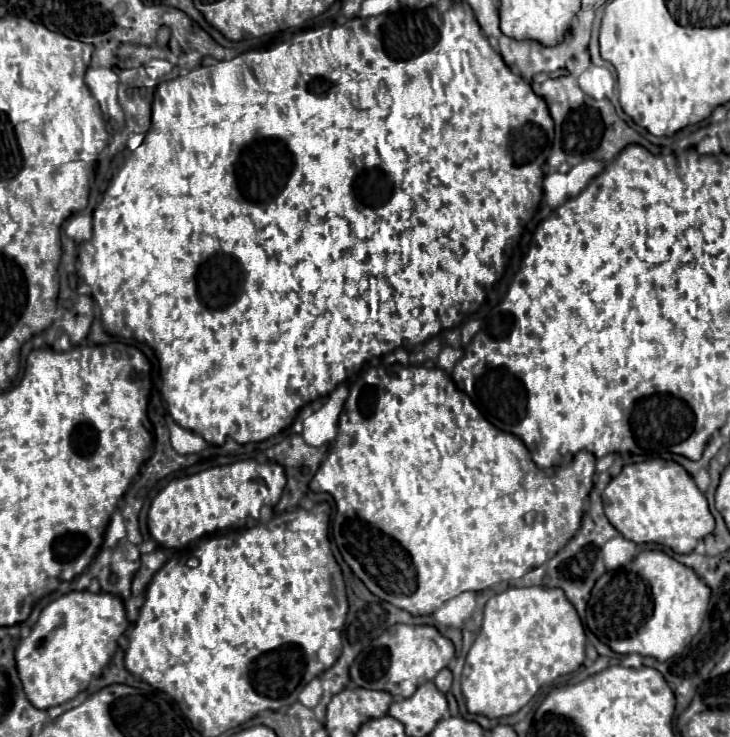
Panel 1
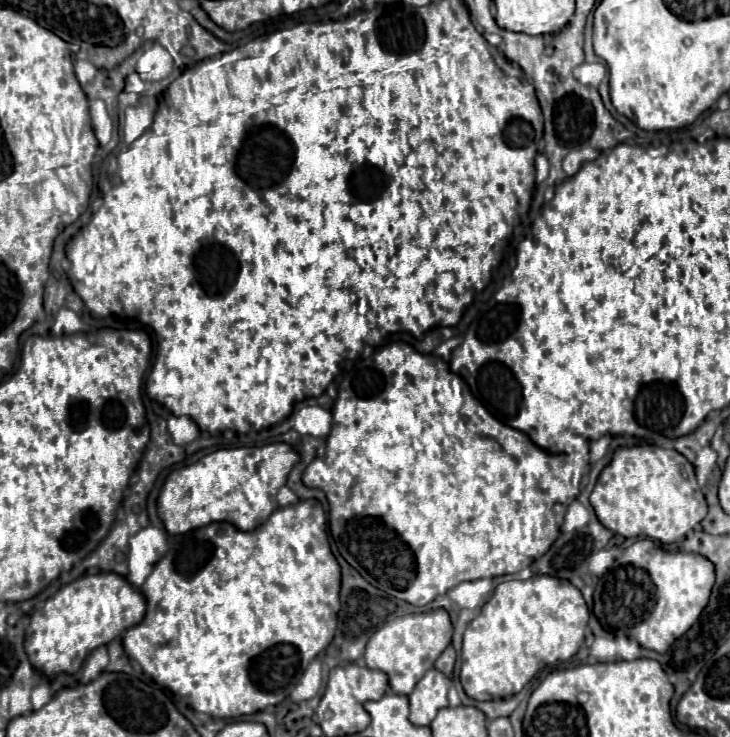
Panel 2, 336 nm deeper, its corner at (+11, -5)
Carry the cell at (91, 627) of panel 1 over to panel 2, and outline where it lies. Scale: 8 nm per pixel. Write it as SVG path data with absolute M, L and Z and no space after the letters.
M114 572L84 574L78 580L62 586L46 600L44 608L32 614L24 640L26 654L32 666L50 678L60 672L76 674L84 658L94 648L112 642L130 626L140 624L144 610L144 594L140 594L138 588L134 588L124 576Z

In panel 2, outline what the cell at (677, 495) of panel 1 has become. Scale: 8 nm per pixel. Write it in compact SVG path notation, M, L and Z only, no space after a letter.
M630 446L618 448L612 456L612 462L600 472L598 482L590 495L590 504L598 516L598 520L612 532L624 538L652 538L662 544L672 544L684 540L686 532L690 532L696 524L700 524L706 516L706 498L696 482L694 466L676 450L666 450L660 446Z

